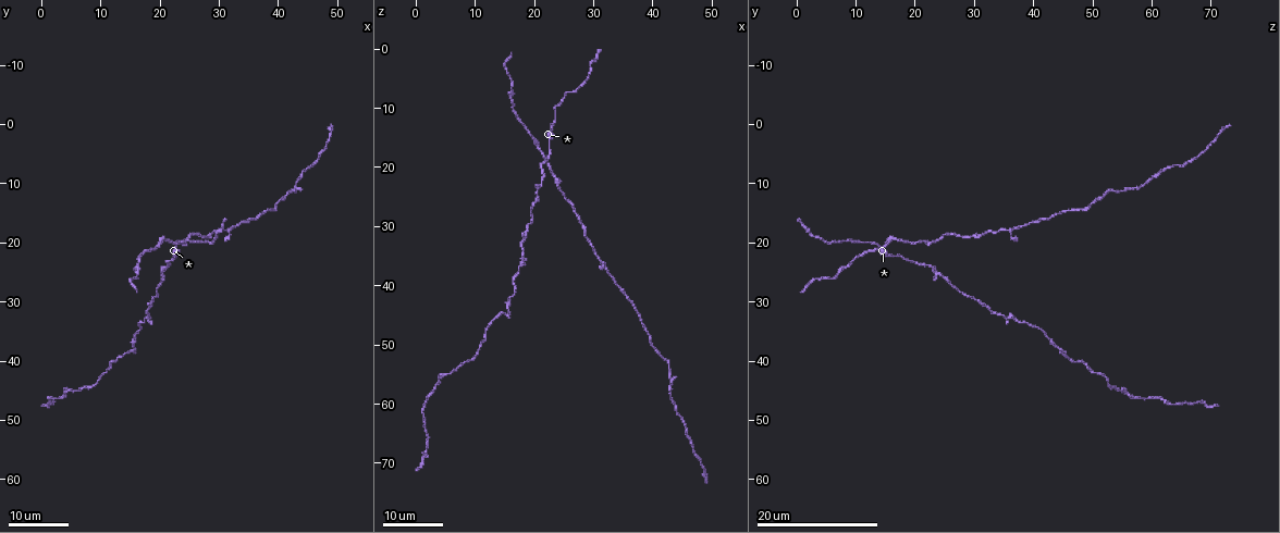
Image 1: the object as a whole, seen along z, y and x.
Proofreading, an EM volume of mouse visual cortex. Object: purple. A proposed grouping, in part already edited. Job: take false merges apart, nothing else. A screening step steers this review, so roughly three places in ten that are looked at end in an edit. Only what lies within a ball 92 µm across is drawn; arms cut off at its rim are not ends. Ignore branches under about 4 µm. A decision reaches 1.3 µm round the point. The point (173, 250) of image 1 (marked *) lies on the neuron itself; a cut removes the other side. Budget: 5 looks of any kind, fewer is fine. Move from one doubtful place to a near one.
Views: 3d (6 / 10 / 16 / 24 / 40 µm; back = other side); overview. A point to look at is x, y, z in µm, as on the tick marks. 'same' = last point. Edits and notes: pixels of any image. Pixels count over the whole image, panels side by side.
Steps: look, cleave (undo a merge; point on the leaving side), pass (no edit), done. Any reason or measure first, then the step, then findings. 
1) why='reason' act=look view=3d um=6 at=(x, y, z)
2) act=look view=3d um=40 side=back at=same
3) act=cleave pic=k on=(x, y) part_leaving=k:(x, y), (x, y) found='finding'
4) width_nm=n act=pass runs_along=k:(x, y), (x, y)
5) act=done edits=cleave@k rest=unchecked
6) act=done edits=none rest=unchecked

act=look view=3d um=24 at=(24.5, 20.0, 23.5)

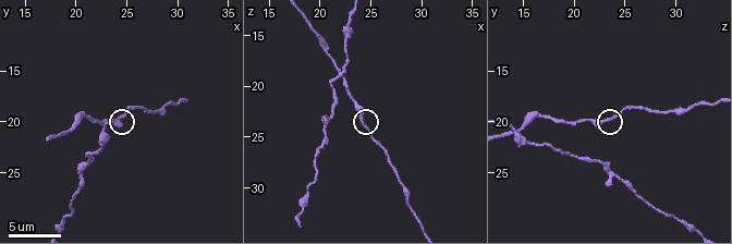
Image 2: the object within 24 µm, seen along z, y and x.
why='zoom in' act=look view=3d um=6 at=(24.2, 19.8, 23.6)

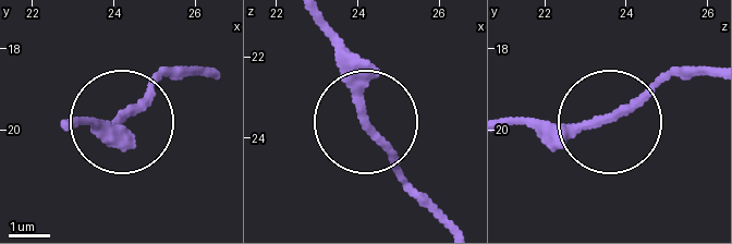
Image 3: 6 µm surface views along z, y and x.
act=cleave pic=3 on=(166, 74) part_leaving=3:(137, 108), (158, 80), (206, 76) found='a second neuron is stuck on'

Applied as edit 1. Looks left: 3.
why='redraw' act=look view=overview

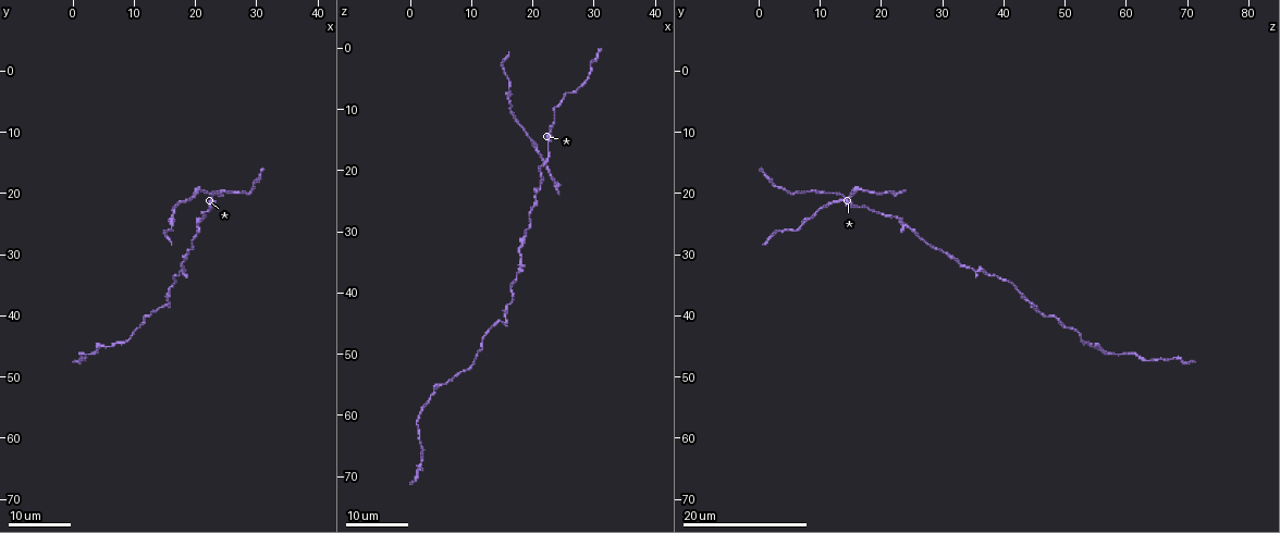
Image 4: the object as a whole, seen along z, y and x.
act=look view=3d um=16 at=(20.0, 20.0, 15.0)

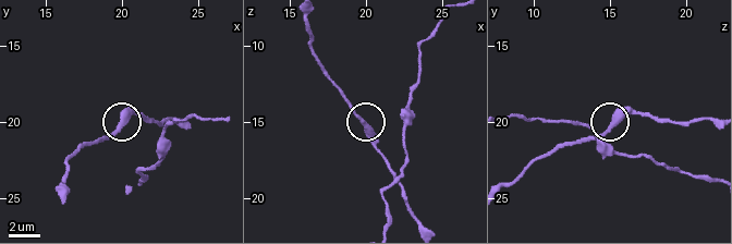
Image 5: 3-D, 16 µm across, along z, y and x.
act=look view=3d um=10 at=(19.8, 20.4, 15.2)

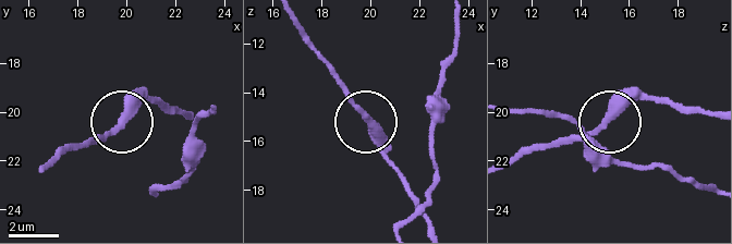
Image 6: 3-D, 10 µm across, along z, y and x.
width_nm=320 act=pass found='all the same neuron'

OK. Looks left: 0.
act=done edits=cleave@3 rest=unchecked

